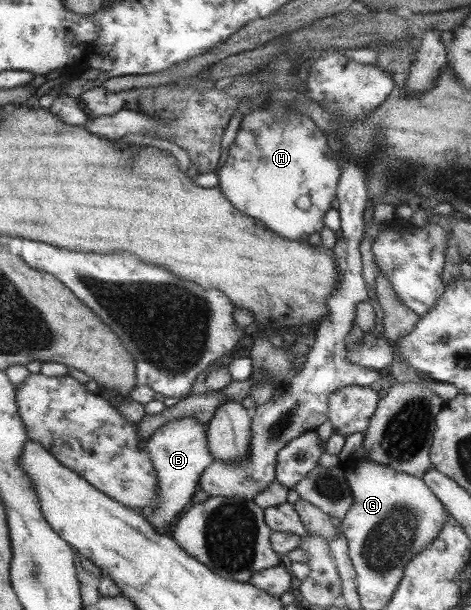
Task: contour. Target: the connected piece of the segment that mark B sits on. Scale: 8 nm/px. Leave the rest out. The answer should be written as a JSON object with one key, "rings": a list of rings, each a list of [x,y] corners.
{"rings":[[[194,417],[177,418],[157,428],[142,446],[152,461],[158,485],[158,503],[148,513],[151,515],[148,520],[157,527],[167,525],[186,503],[190,503],[197,490],[199,476],[214,460],[208,450],[207,434],[203,431],[203,424],[195,421]]]}

